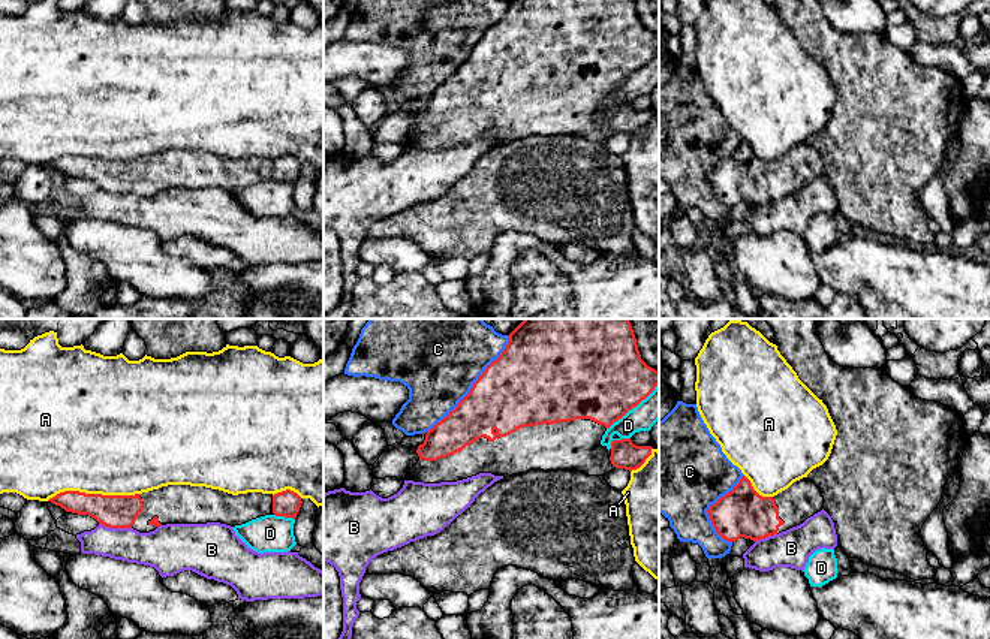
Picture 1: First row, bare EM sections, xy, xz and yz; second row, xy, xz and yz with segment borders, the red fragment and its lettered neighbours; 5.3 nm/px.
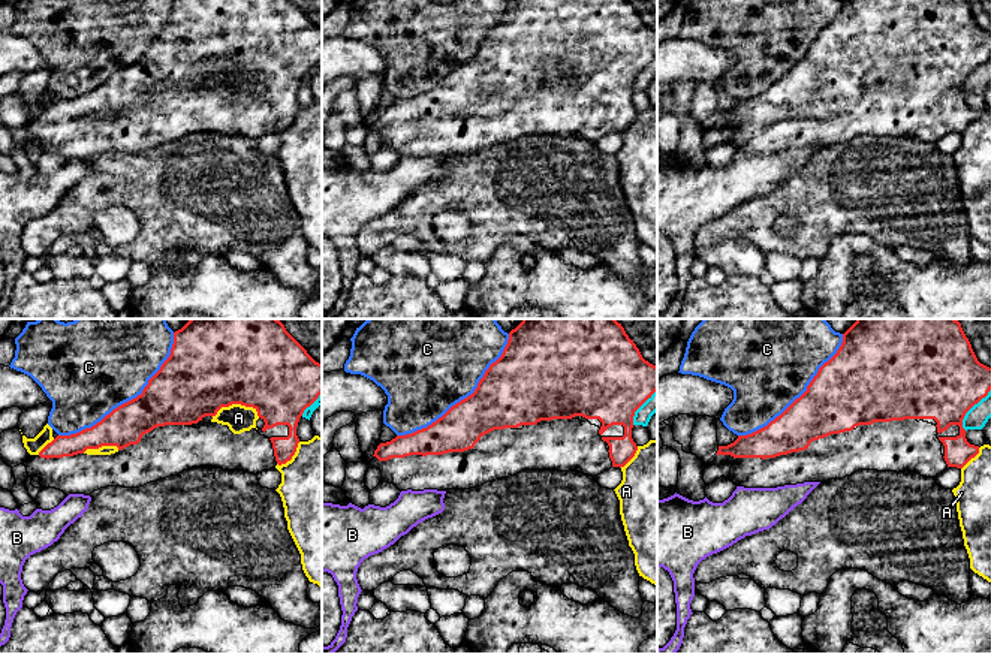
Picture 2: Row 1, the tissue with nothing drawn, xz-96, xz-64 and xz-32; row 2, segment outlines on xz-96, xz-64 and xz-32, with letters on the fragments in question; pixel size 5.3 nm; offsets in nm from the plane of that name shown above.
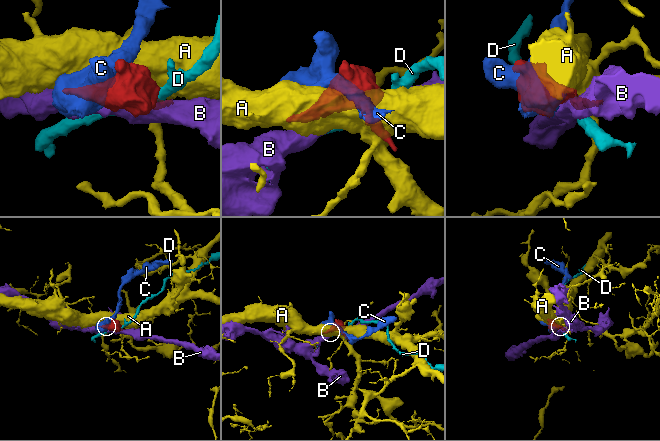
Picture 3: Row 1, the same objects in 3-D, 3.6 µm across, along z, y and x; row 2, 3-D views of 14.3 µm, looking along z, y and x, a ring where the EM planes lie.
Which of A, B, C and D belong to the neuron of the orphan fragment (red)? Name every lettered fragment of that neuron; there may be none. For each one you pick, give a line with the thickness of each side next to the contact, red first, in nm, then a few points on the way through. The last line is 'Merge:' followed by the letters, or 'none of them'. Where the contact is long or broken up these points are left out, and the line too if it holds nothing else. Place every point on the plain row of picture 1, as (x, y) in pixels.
Merge: none of them

